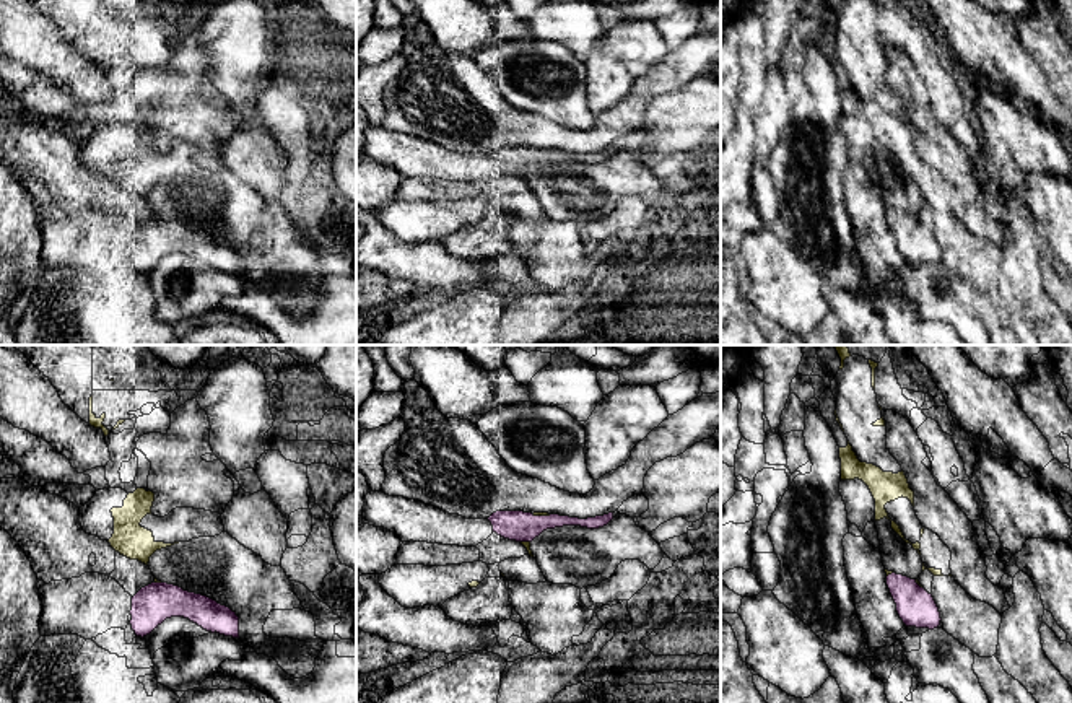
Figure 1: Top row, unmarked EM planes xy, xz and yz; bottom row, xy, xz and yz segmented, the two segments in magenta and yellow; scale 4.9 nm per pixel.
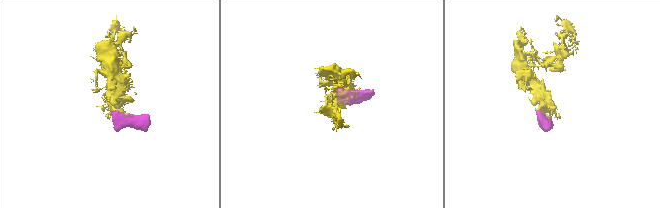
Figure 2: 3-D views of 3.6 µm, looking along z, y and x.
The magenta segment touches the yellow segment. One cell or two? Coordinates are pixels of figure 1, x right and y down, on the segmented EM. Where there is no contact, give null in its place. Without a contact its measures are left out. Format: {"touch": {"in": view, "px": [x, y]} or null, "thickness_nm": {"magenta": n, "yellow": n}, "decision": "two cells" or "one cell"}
{"touch": {"in": "xz", "px": [542, 516]}, "thickness_nm": {"magenta": 150, "yellow": 20}, "decision": "two cells"}

